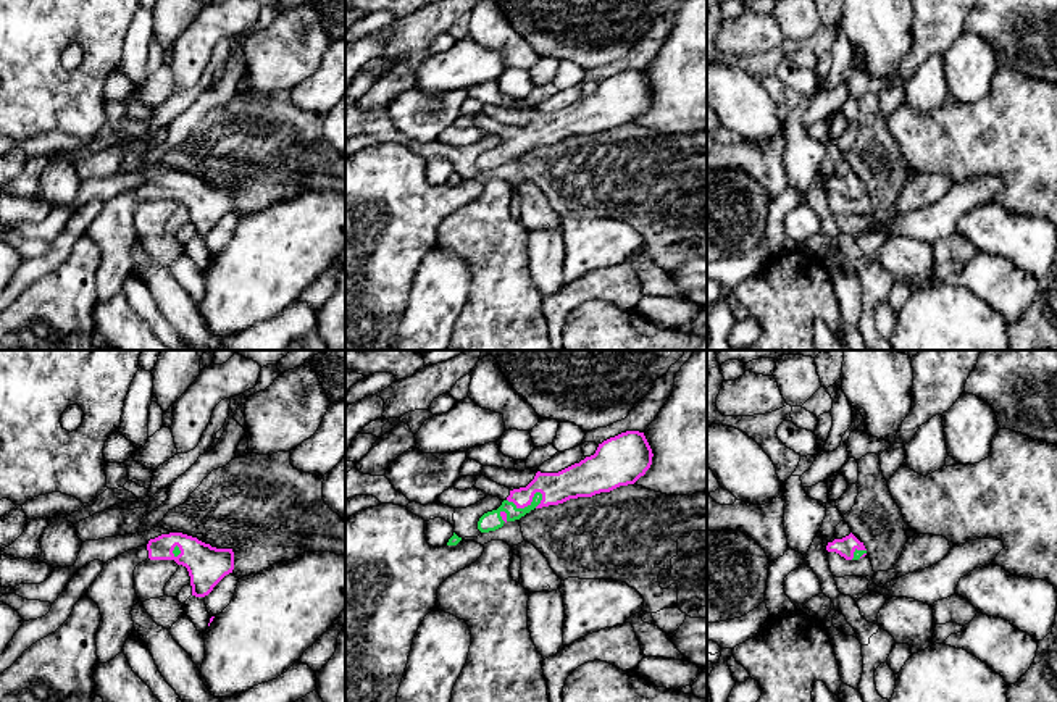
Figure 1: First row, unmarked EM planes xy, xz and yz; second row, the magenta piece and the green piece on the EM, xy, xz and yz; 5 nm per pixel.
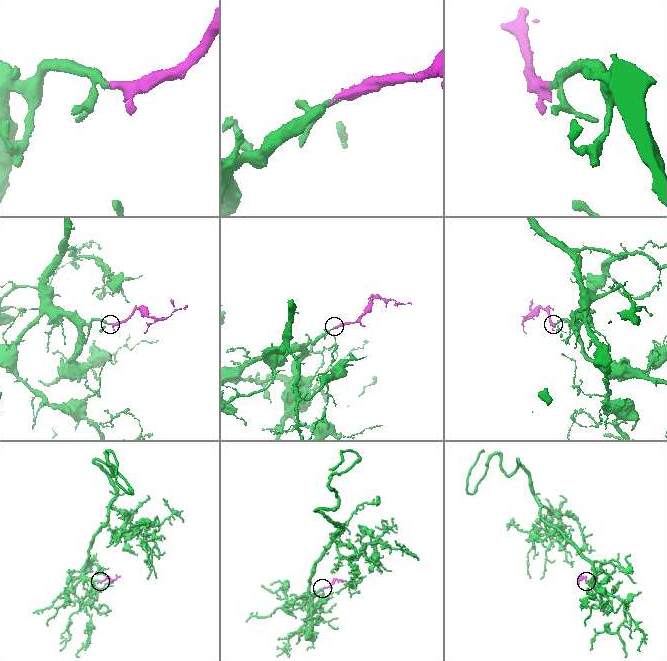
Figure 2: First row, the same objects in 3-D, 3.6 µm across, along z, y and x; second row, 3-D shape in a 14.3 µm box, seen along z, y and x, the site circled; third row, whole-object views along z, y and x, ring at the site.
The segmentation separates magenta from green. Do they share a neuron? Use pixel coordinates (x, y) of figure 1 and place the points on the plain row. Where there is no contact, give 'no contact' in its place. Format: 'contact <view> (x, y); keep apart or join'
contact xz (526, 144); join

